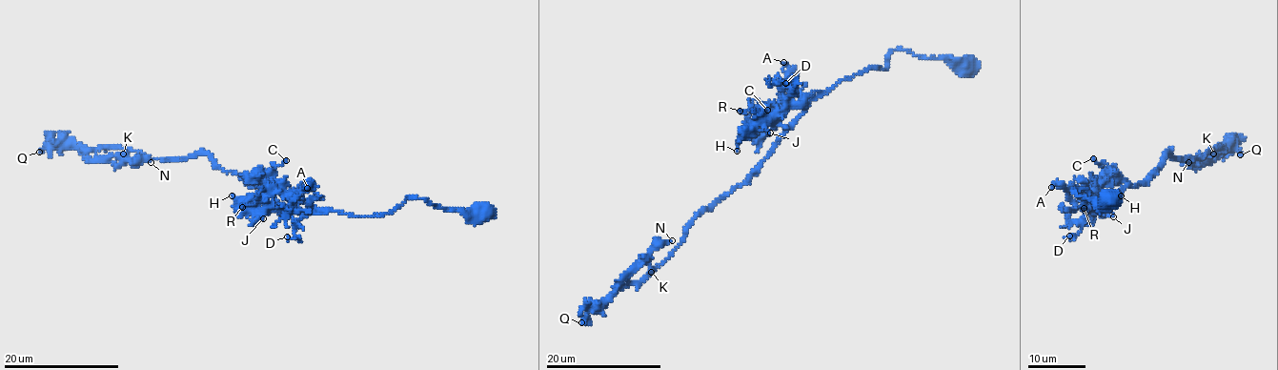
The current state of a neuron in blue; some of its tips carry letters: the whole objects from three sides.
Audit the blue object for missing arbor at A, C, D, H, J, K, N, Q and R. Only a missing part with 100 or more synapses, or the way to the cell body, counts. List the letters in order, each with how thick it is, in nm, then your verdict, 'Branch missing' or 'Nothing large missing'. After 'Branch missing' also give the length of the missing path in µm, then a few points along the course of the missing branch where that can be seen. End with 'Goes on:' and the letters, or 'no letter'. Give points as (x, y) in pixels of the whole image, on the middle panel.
A: Thickness 150 nm. Nothing large missing
C: Thickness 160 nm. Nothing large missing
D: Thickness 160 nm. Nothing large missing
H: Thickness 160 nm. Nothing large missing
J: Thickness 150 nm. Nothing large missing
K: Thickness 160 nm. Nothing large missing
N: Thickness 190 nm. Nothing large missing
Q: Thickness 260 nm. Nothing large missing
R: Thickness 110 nm. Nothing large missing
Goes on: no letter

